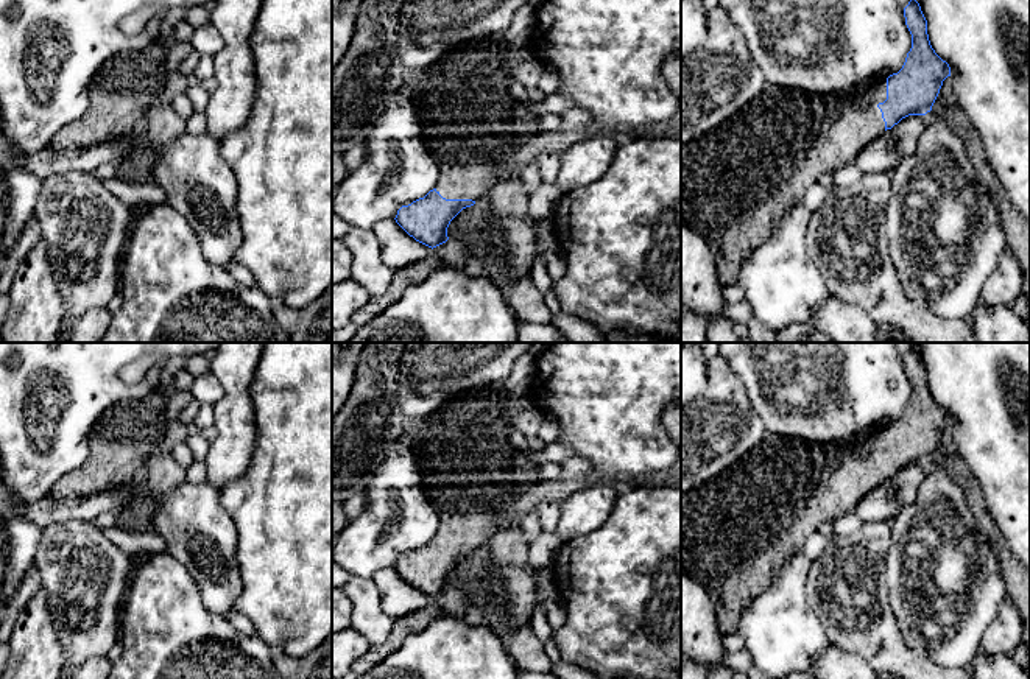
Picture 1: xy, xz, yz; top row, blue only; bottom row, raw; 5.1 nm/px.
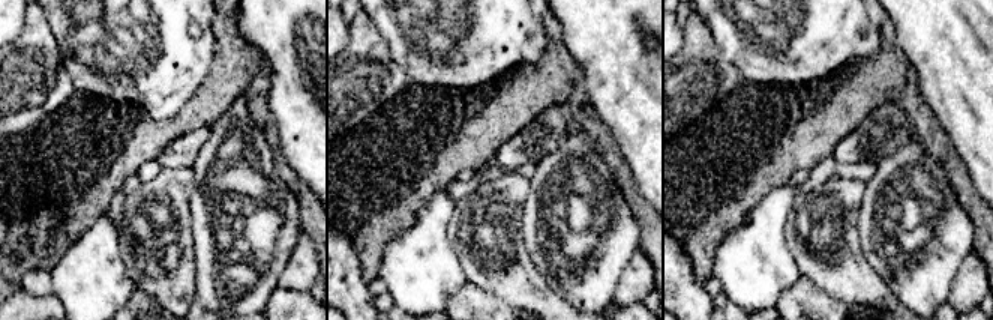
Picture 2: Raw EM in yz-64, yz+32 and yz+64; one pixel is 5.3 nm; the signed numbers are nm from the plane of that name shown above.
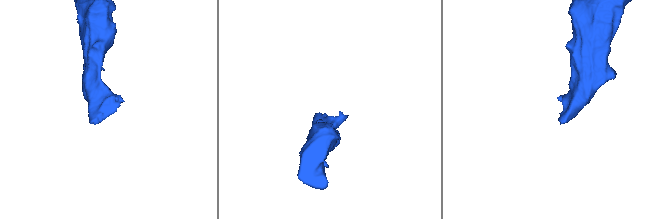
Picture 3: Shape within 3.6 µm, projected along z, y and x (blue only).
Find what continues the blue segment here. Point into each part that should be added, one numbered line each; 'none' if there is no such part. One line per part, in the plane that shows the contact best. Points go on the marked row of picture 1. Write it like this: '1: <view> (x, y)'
1: yz (737, 181)

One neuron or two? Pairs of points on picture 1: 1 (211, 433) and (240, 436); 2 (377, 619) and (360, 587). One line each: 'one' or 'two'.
1: two
2: one

